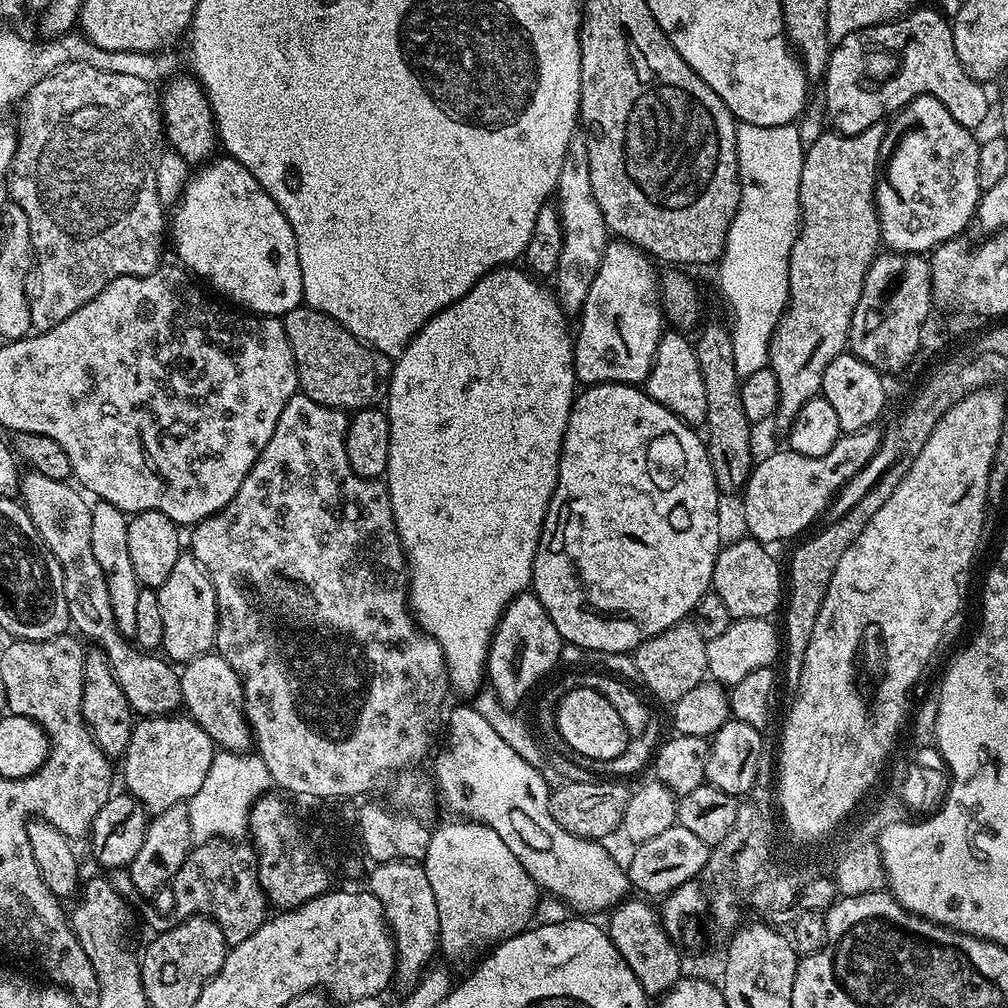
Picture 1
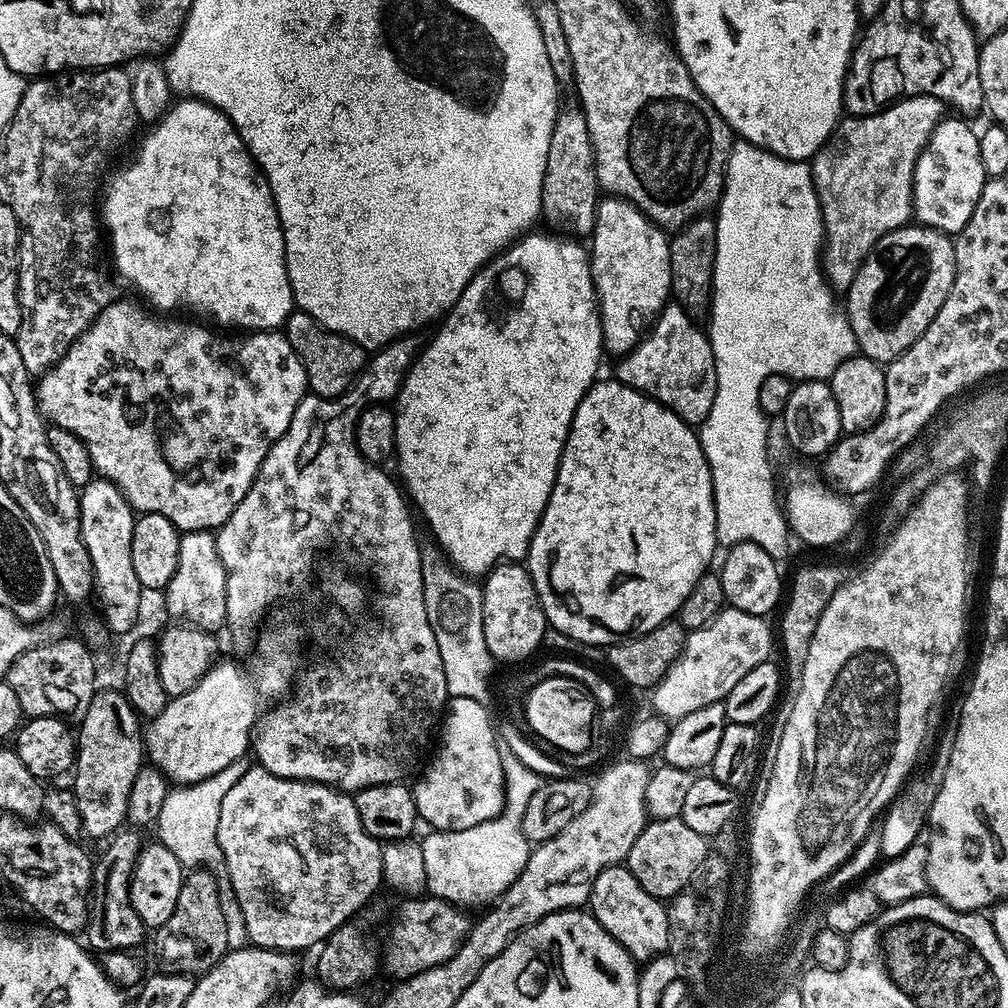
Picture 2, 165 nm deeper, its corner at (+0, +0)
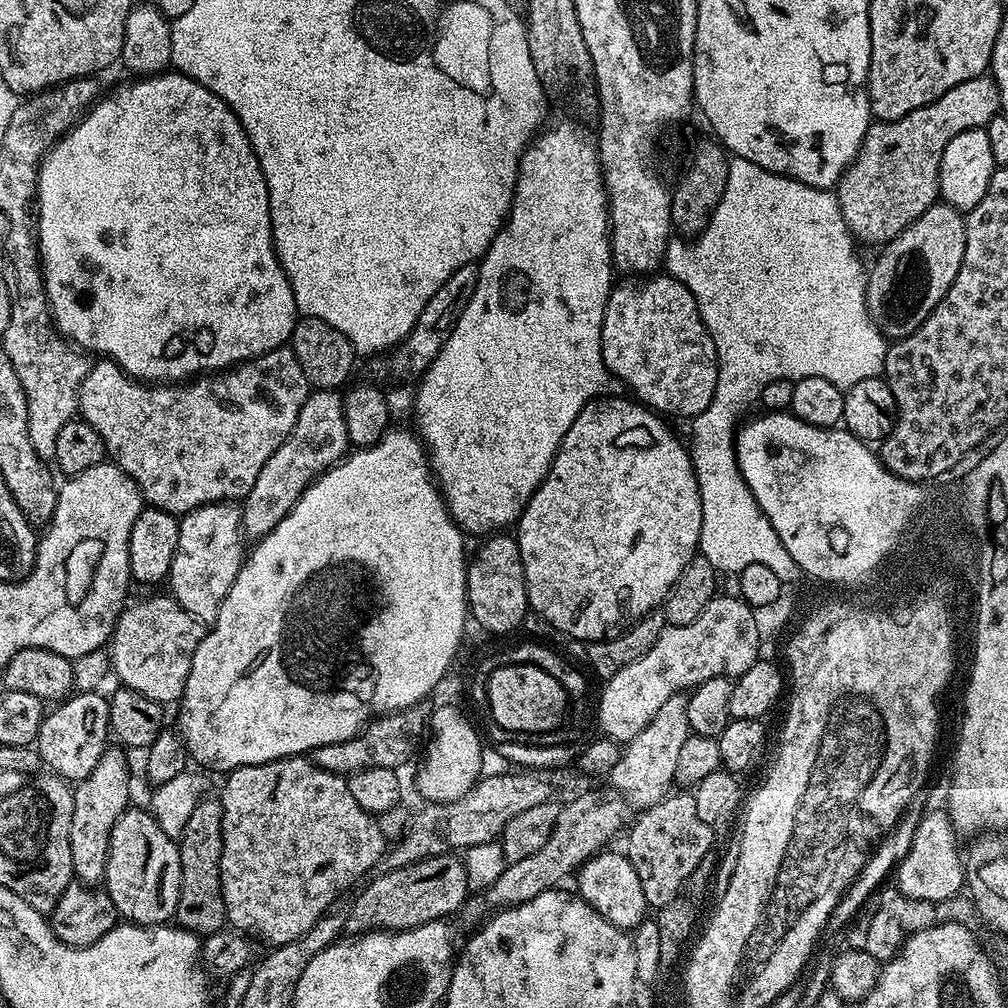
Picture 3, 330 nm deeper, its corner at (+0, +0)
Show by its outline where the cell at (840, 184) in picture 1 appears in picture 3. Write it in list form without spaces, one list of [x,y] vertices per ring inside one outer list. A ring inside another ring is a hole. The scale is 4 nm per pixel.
[[[985,74],[954,86],[954,90],[946,90],[946,94],[939,96],[933,104],[915,108],[902,118],[869,124],[860,152],[844,171],[840,183],[834,189],[836,201],[842,210],[842,218],[846,218],[853,237],[860,242],[865,240],[868,244],[883,246],[898,234],[902,234],[902,230],[909,228],[931,204],[937,203],[940,195],[942,154],[950,138],[971,128],[987,126],[990,118],[994,118],[1000,111],[1000,95],[996,81],[991,75]]]

